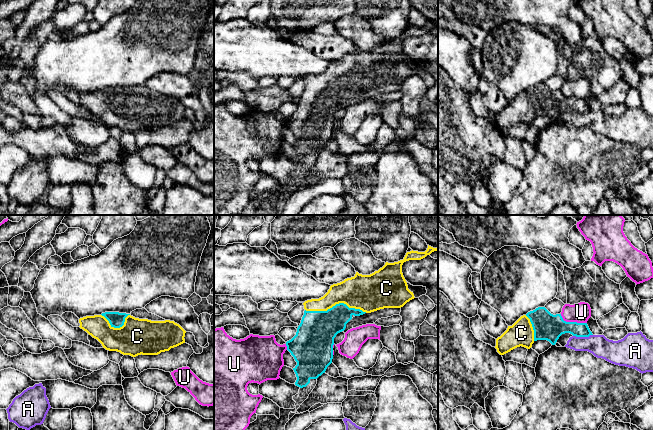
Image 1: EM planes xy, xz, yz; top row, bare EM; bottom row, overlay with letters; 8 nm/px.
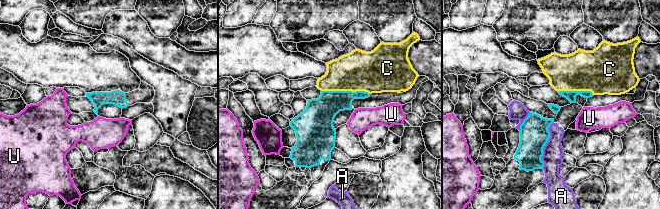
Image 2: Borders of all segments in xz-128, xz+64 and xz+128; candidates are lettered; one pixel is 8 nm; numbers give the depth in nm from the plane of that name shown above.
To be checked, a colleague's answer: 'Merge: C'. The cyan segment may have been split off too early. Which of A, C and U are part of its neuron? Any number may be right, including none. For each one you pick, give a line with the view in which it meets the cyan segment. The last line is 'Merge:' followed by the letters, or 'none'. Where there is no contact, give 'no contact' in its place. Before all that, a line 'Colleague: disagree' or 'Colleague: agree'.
Colleague: agree
C: meets cyan in xz
Merge: C

